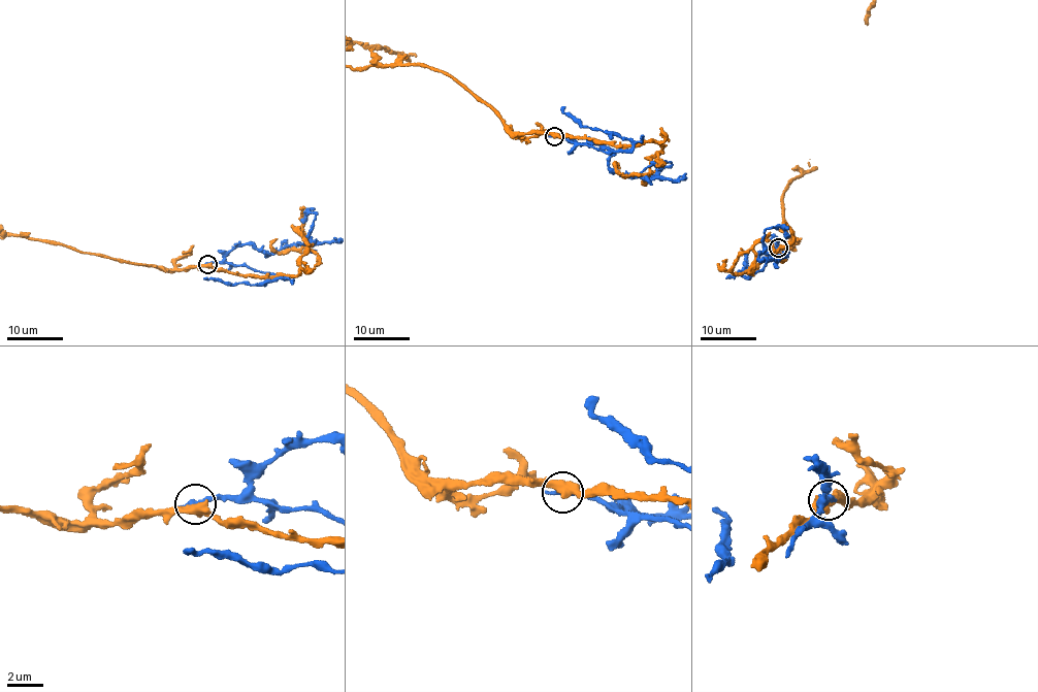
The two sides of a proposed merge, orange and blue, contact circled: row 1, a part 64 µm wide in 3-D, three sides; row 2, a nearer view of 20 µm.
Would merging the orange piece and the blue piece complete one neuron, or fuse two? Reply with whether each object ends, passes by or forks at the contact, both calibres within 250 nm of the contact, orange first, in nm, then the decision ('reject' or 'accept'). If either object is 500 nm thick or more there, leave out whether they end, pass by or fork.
orange passes by | blue ends | 480/360 nm | reject

